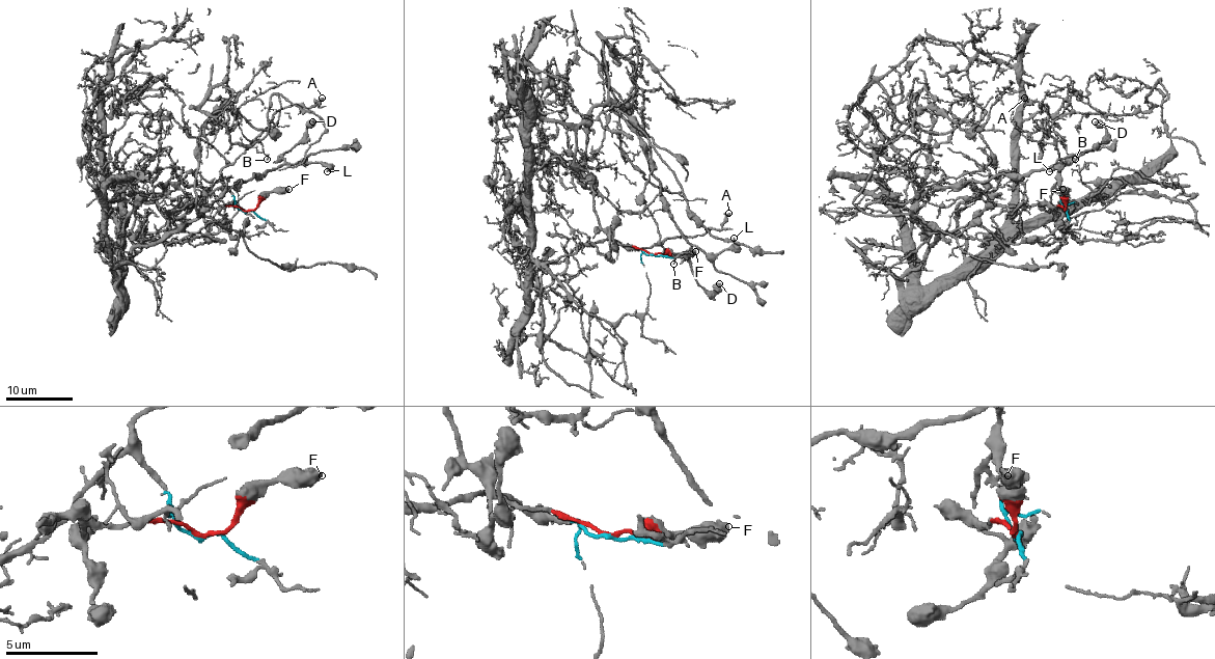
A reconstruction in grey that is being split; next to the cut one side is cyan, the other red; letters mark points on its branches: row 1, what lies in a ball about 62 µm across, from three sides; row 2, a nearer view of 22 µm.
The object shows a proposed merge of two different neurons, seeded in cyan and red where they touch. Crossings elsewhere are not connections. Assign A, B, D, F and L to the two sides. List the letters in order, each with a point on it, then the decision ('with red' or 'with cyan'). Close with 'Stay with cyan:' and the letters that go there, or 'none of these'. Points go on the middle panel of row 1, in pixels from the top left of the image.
A: place (728, 213); with cyan
B: place (673, 264); with cyan
D: place (719, 283); with red
F: place (695, 251); with red
L: place (734, 238); with red
Stay with cyan: A, B

